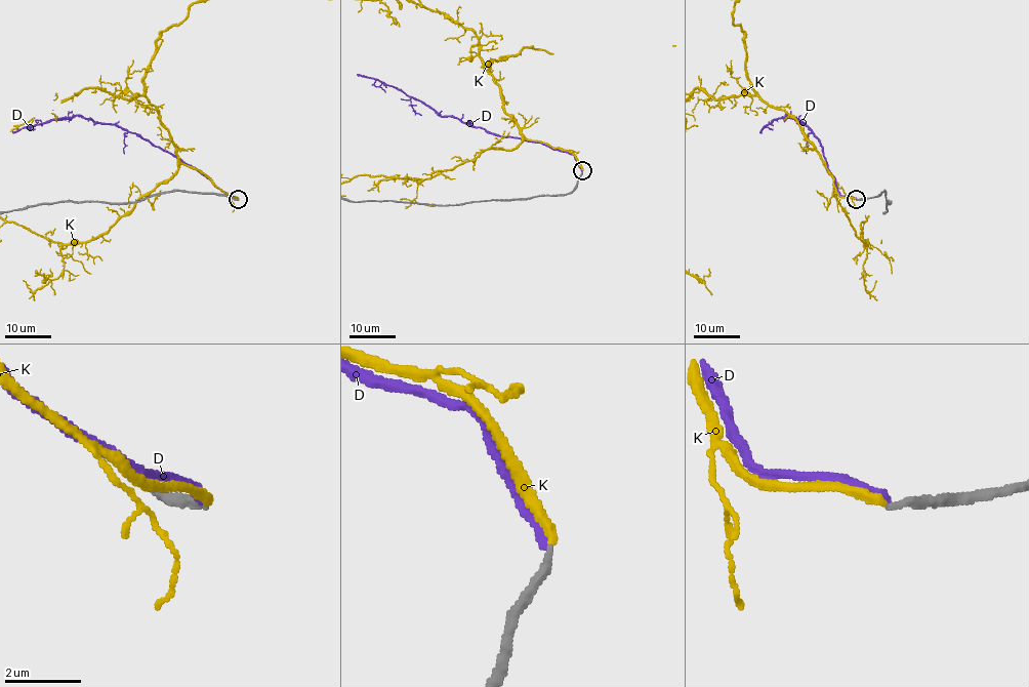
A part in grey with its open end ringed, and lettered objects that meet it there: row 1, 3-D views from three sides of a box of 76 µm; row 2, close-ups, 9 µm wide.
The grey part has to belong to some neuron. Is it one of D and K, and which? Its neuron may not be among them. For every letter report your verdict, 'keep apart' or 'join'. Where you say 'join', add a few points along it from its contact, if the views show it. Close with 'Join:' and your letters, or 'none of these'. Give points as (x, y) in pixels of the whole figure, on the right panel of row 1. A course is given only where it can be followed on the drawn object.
D: keep apart
K: join
Join: K

